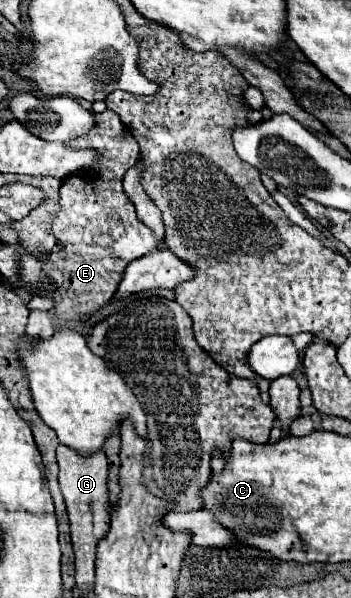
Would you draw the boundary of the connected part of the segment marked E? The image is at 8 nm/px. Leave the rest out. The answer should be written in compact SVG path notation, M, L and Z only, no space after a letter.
M105 110L103 114L93 114L93 116L97 118L93 130L65 144L75 150L97 150L99 158L97 162L93 162L93 166L85 166L85 170L77 170L77 174L71 174L61 184L61 210L57 212L55 222L53 222L53 234L57 238L55 248L51 250L51 254L27 250L25 254L19 254L19 264L17 264L19 276L25 282L23 290L27 290L33 296L37 292L39 296L51 298L55 316L63 322L63 326L69 326L69 328L73 328L77 322L85 320L87 316L95 314L101 306L105 306L113 298L119 286L121 274L131 260L137 260L145 254L155 252L157 246L161 244L155 238L155 234L137 220L135 206L129 202L121 186L125 172L133 164L137 164L137 158L139 158L139 146L133 134L111 110Z

